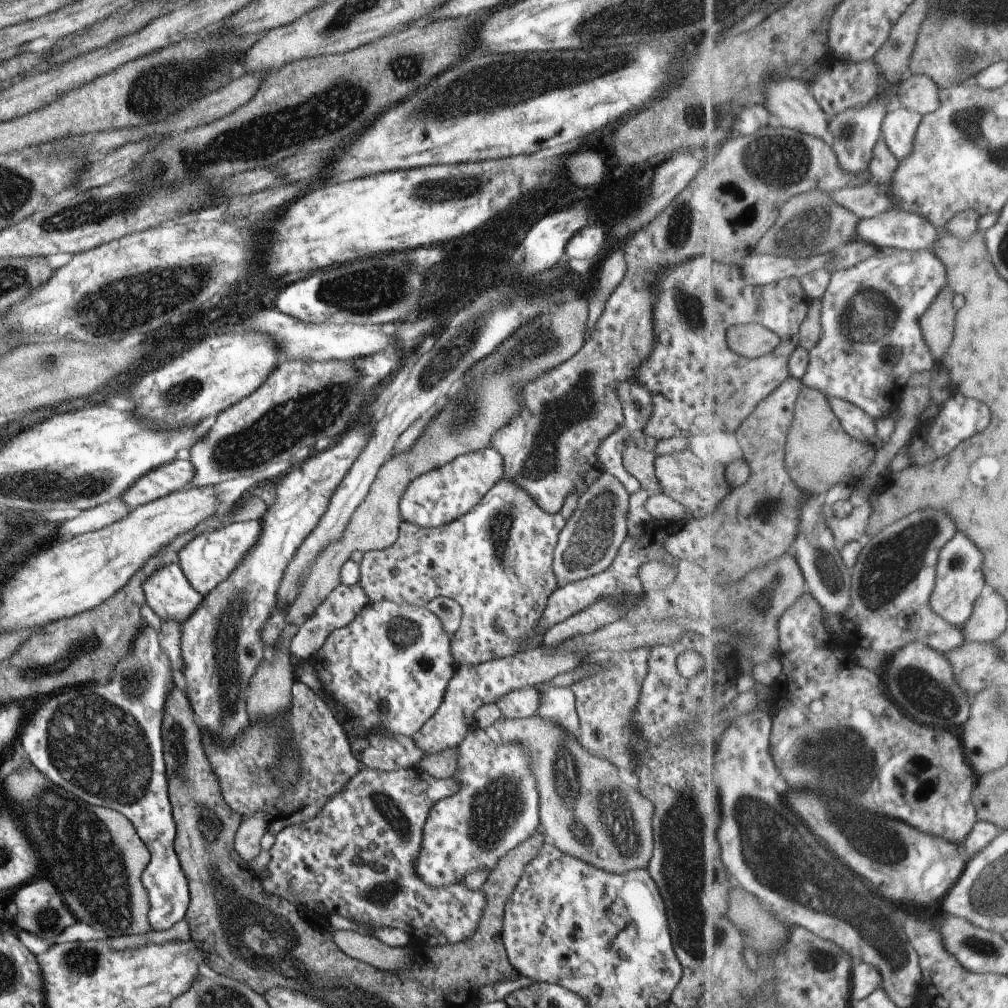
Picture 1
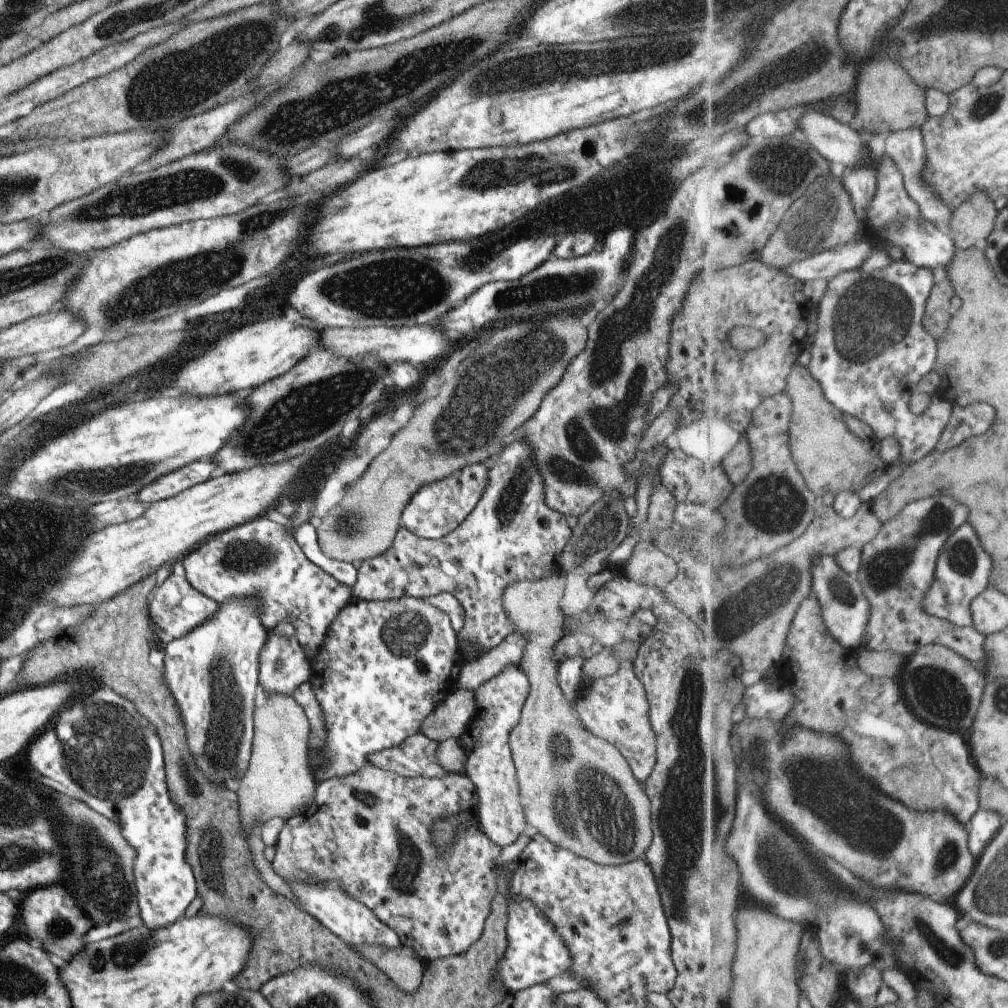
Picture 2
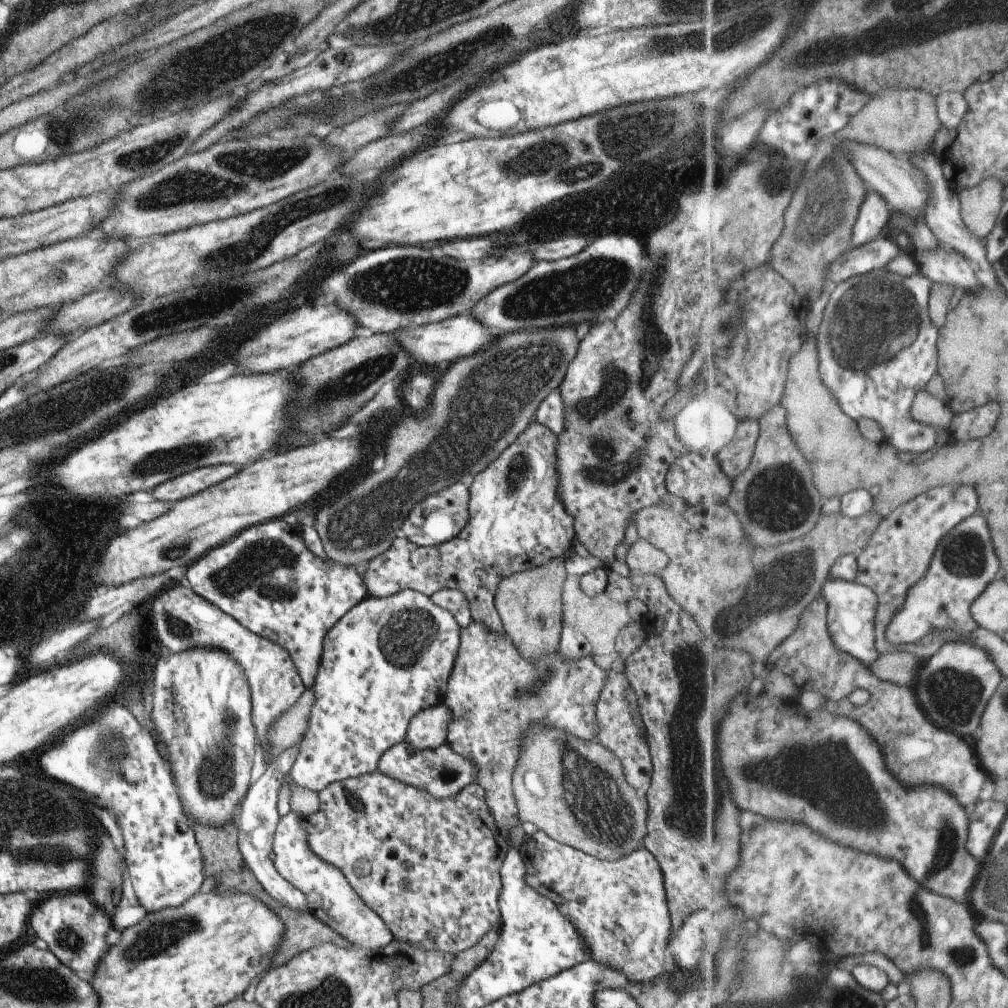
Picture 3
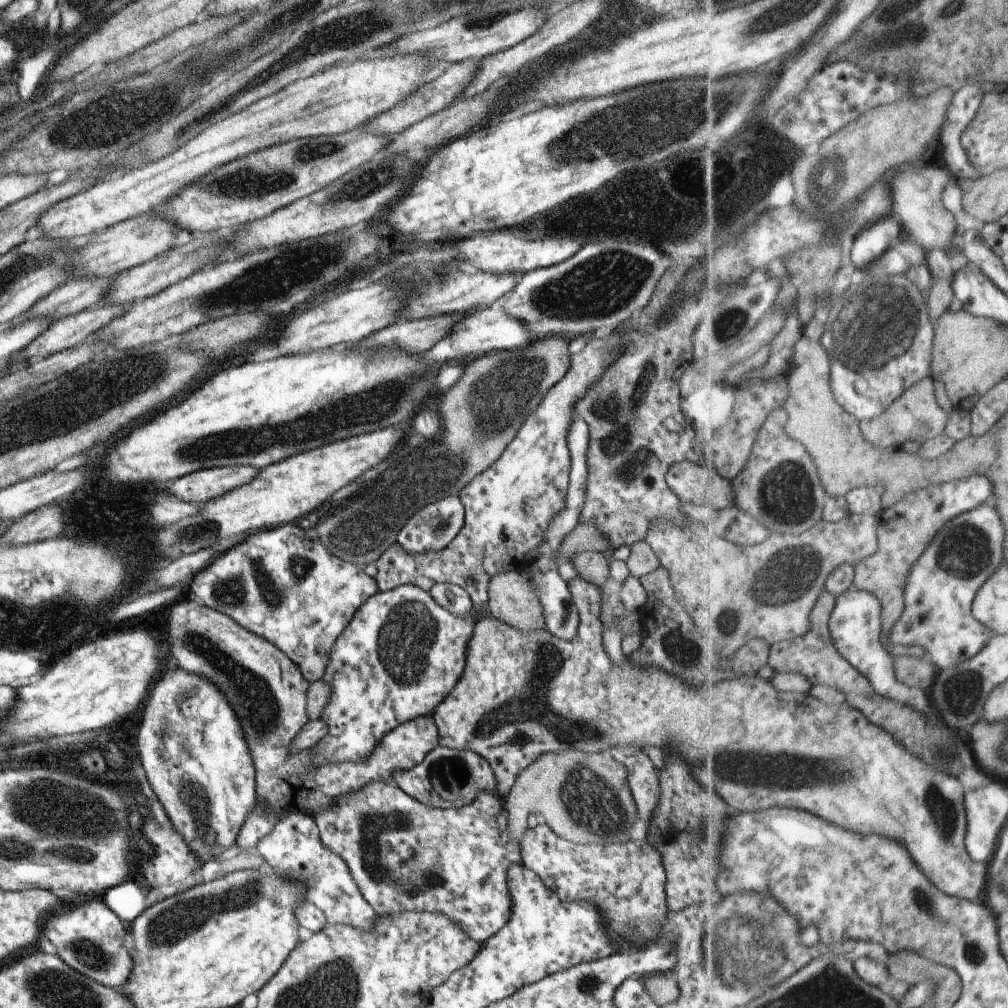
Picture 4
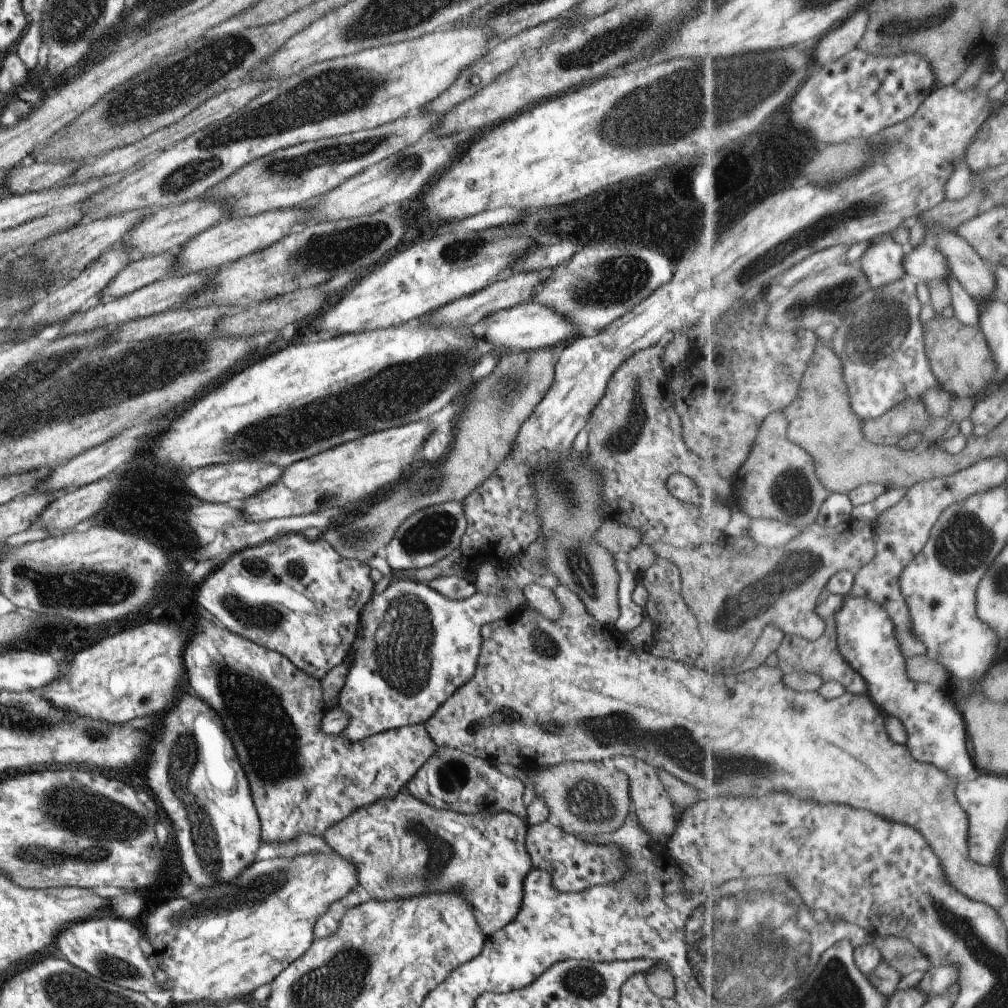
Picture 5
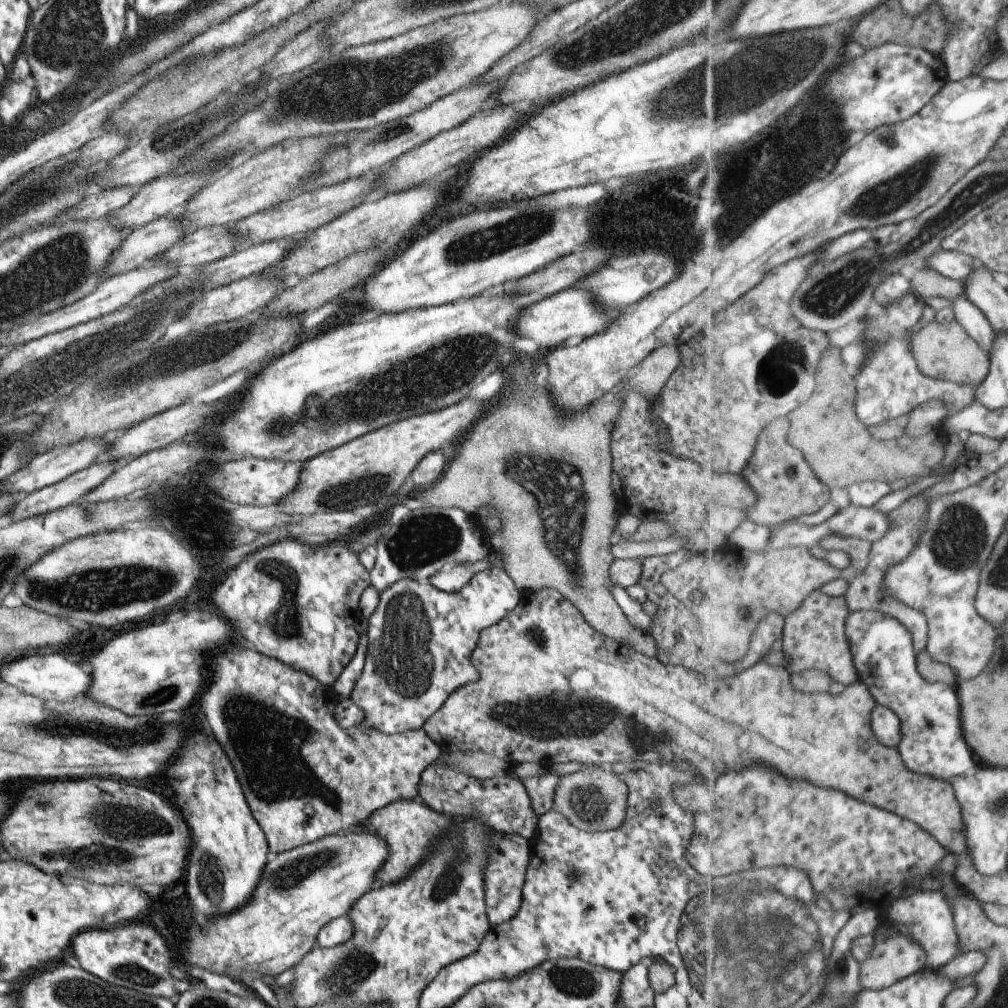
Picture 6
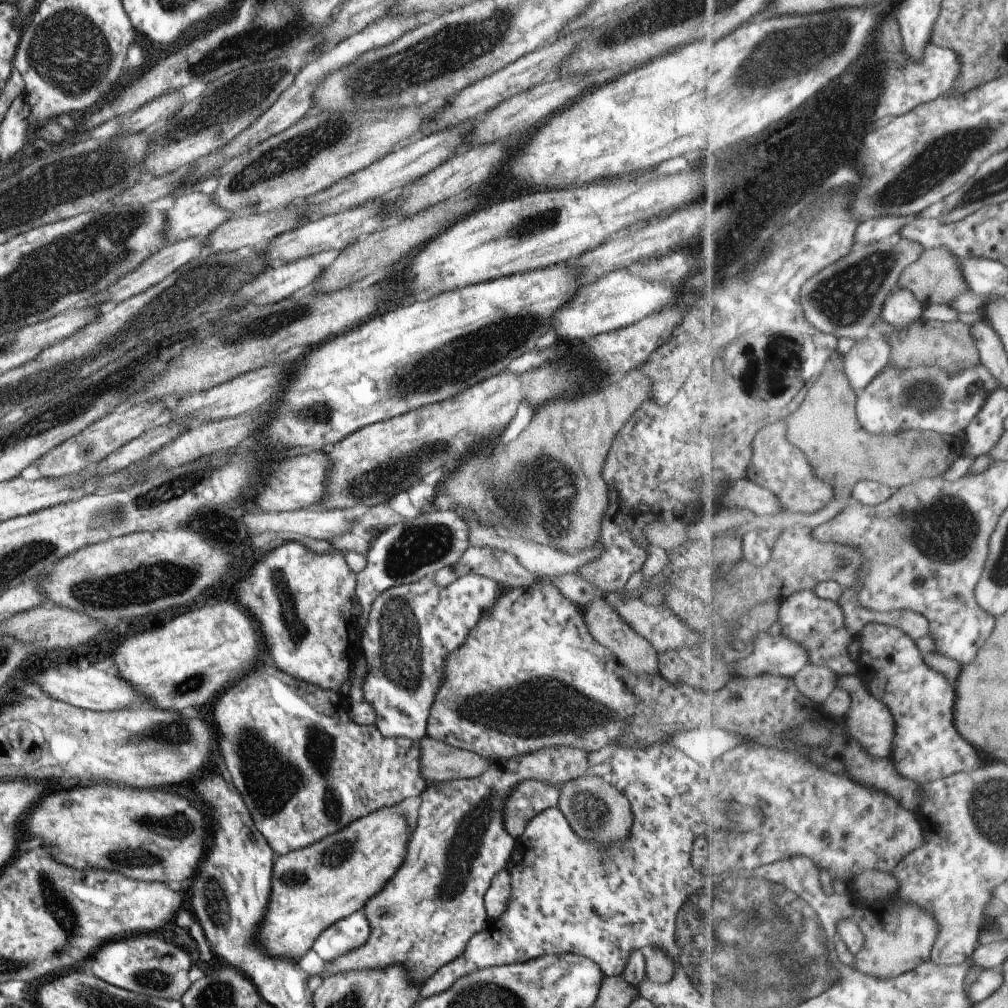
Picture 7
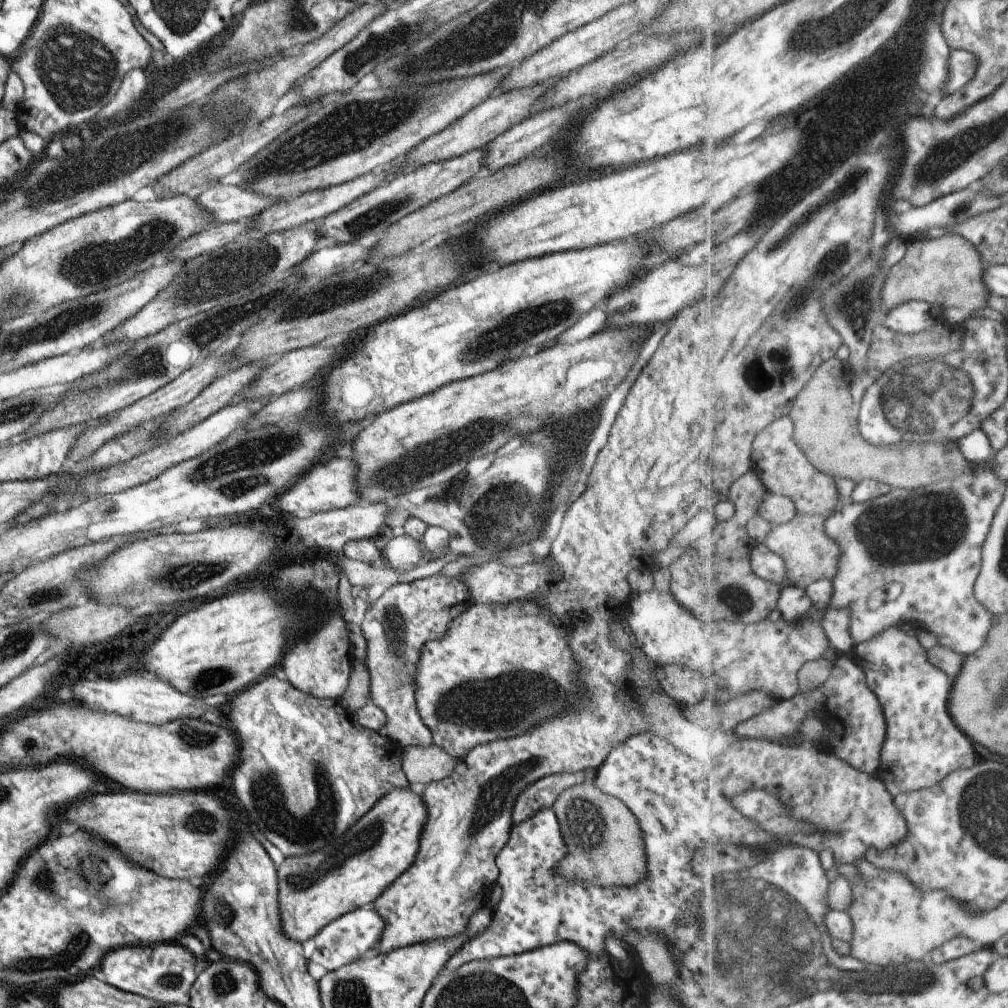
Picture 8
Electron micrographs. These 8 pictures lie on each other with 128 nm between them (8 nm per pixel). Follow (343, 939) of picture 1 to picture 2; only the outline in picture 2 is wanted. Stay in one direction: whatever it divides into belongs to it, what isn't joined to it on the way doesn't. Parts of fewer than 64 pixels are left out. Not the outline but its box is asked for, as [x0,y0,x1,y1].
[349,944,423,992]

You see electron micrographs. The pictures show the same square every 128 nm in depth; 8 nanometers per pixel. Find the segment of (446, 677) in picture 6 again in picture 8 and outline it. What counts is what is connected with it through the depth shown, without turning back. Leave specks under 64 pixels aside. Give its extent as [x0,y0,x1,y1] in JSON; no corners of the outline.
[345,574,473,749]

